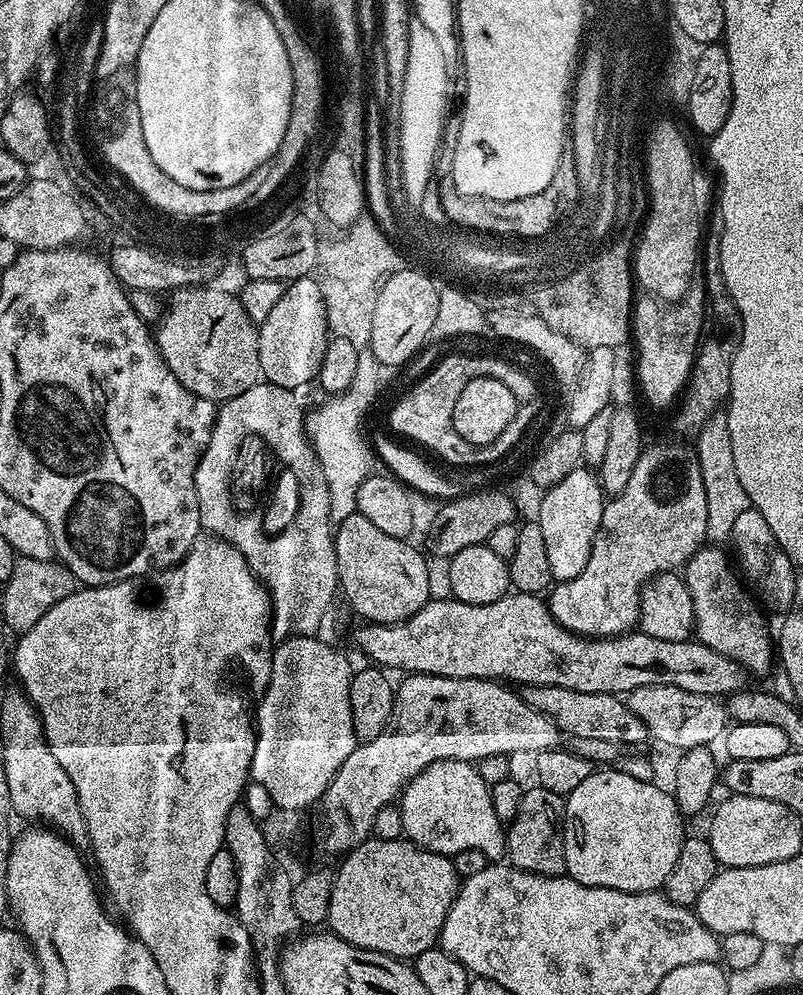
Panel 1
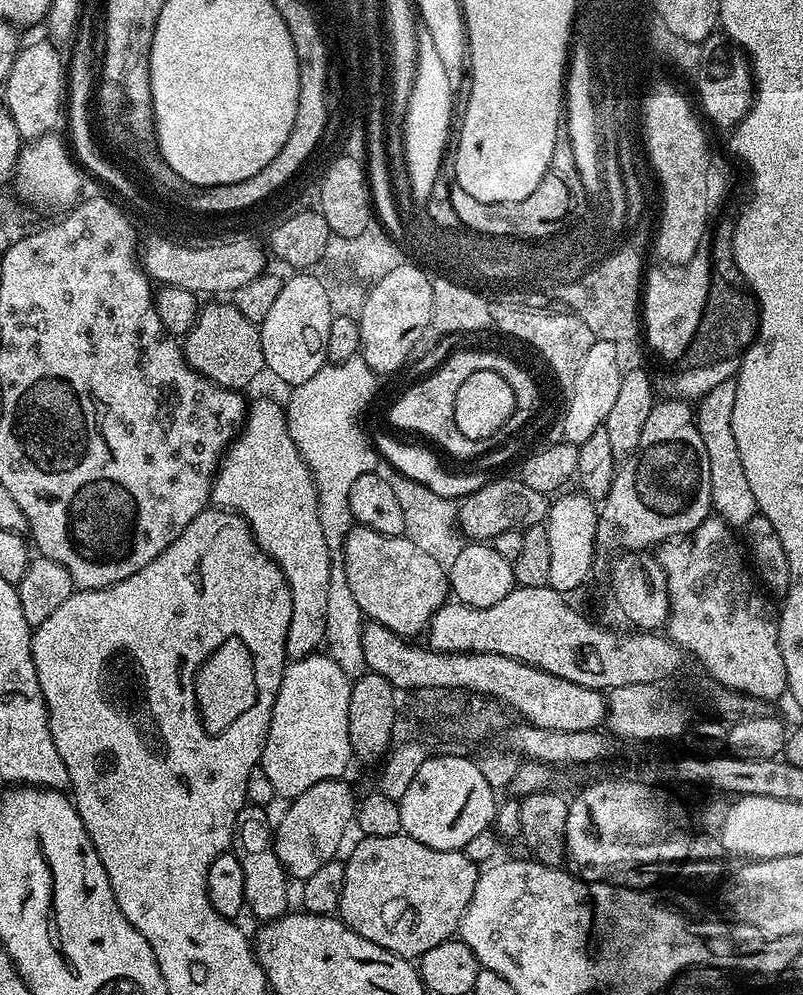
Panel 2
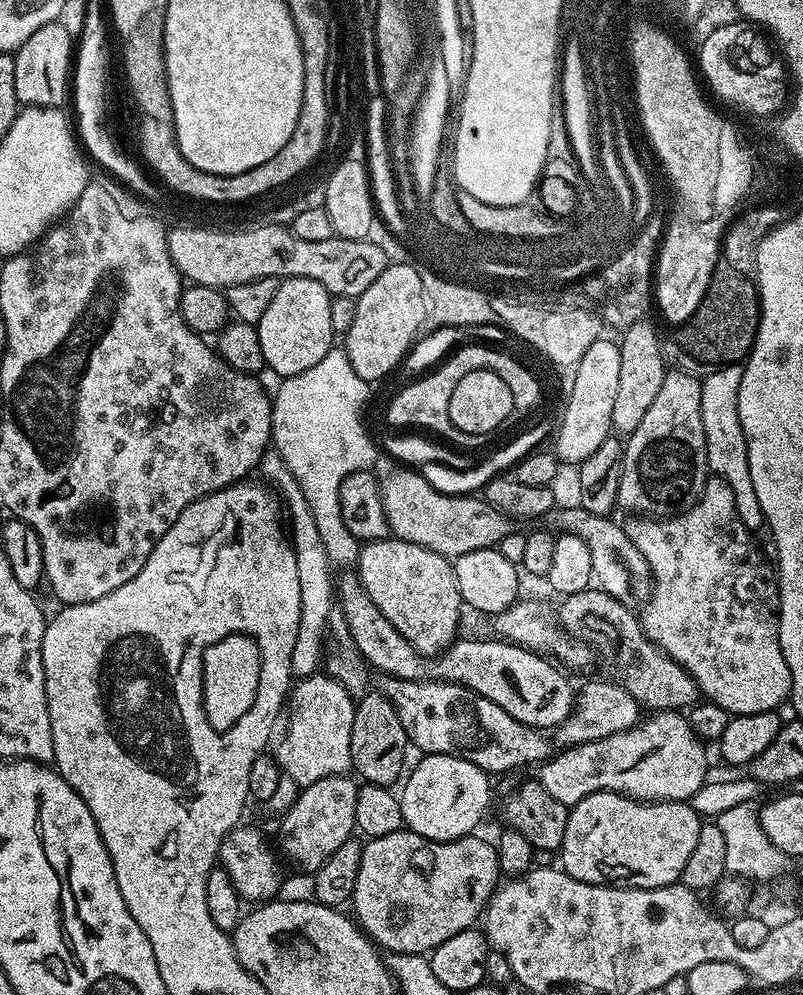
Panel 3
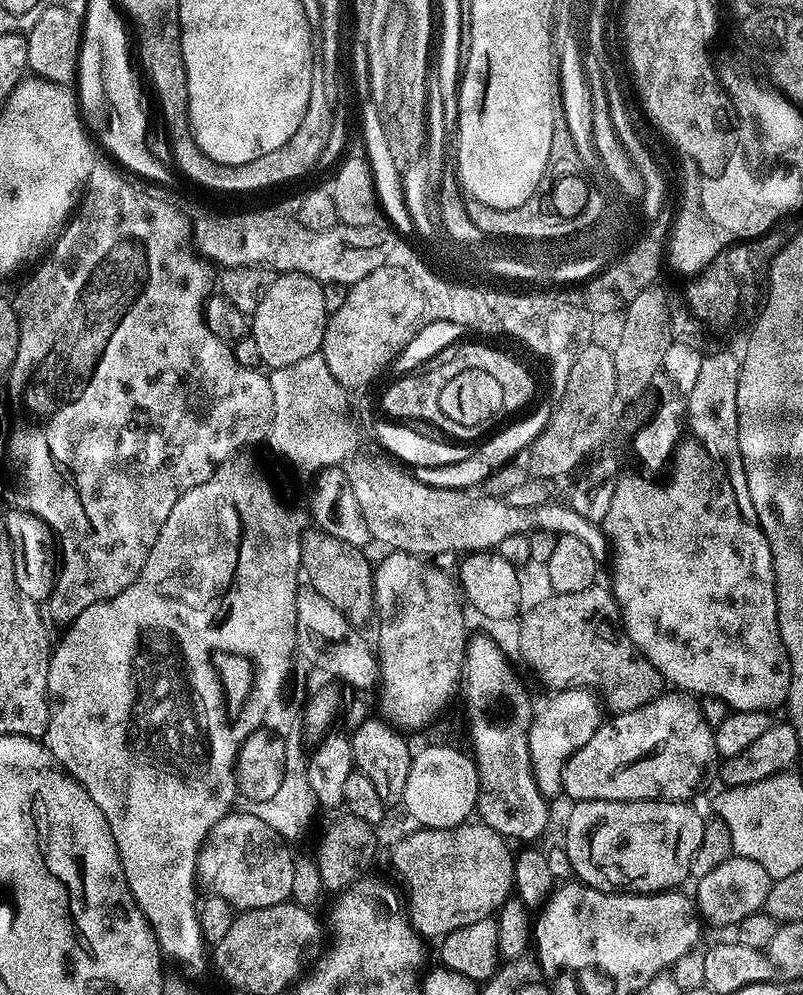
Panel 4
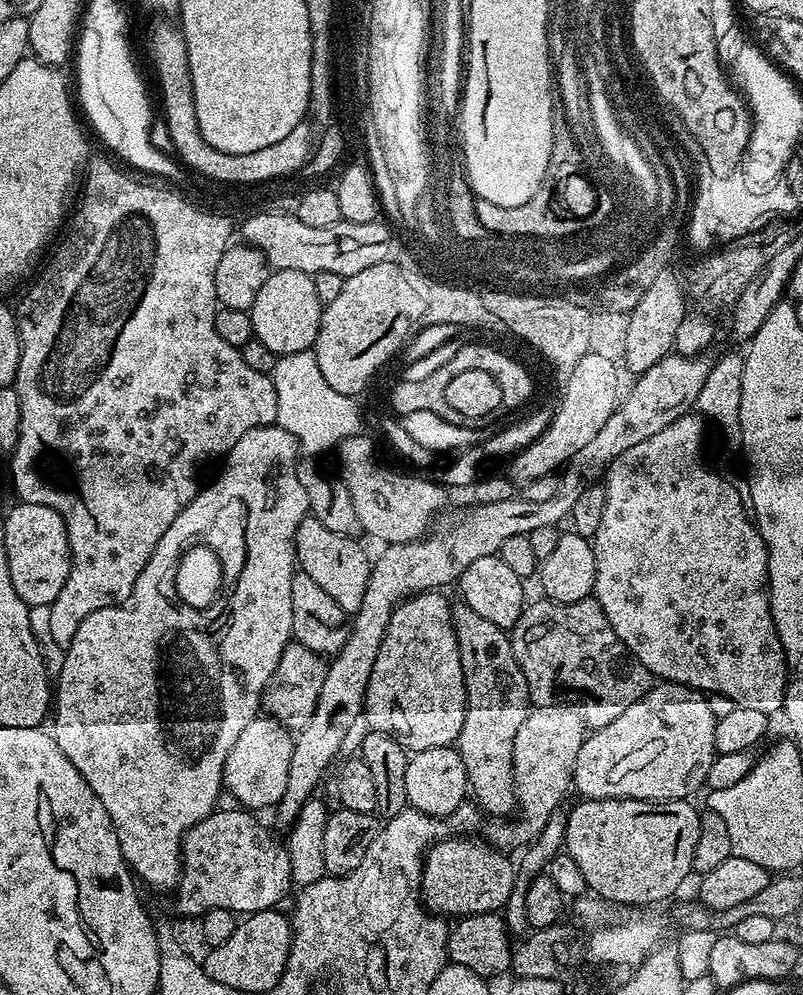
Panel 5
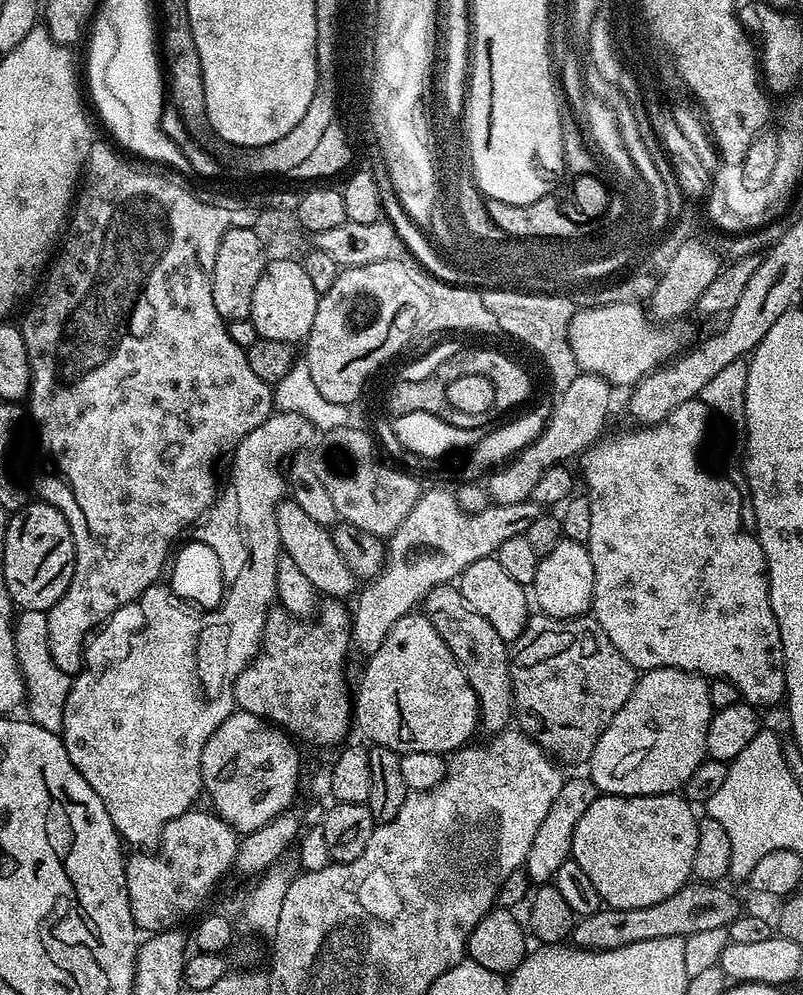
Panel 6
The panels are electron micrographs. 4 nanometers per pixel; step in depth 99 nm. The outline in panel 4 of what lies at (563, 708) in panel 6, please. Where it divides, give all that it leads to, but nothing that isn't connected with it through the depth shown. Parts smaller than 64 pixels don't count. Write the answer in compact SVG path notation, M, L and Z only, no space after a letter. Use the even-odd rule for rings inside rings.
M597 582L578 594L548 594L541 604L536 604L528 613L523 613L524 621L520 624L520 652L524 660L540 675L542 683L551 690L565 688L586 688L602 694L603 703L609 713L629 712L638 706L656 699L665 691L666 681L658 669L636 649L628 637L617 625L621 623L620 608L611 587Z

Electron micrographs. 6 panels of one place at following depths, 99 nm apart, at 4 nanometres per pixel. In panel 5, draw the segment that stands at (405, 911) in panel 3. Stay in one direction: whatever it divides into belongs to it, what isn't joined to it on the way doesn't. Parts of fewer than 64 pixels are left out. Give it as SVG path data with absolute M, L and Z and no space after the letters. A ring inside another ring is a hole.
M468 838L452 839L438 840L427 849L424 873L420 875L420 895L424 906L434 914L447 914L452 918L505 909L514 890L517 865L513 861L511 864L504 857L505 853L491 843L464 840Z

